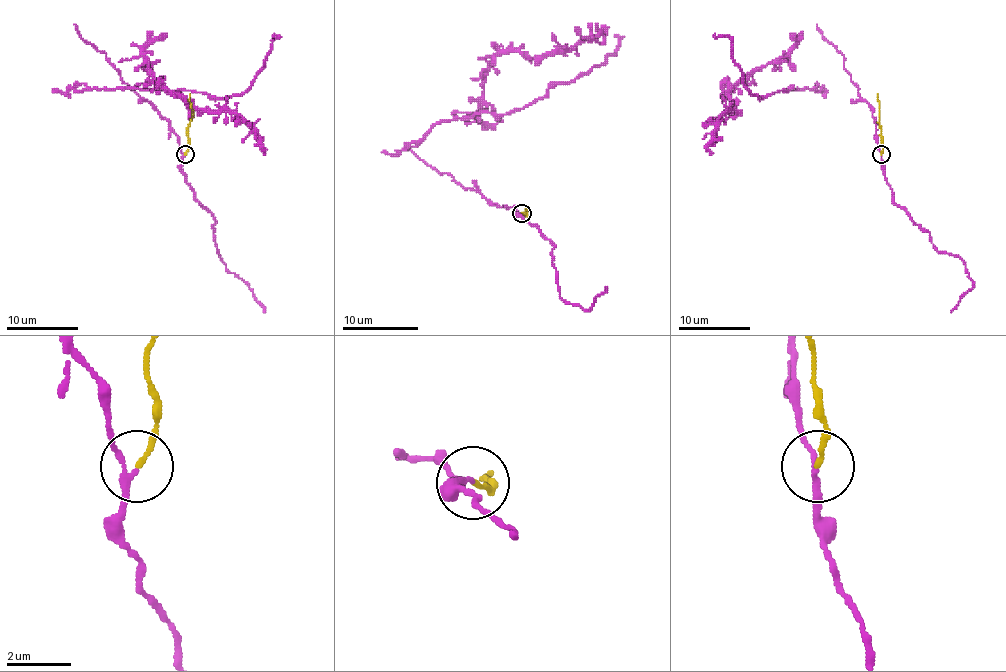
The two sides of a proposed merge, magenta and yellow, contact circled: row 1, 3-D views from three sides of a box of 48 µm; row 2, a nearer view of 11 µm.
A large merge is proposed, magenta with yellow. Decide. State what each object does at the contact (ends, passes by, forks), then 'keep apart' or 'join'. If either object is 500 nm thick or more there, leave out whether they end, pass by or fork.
magenta passes by; yellow ends; keep apart

